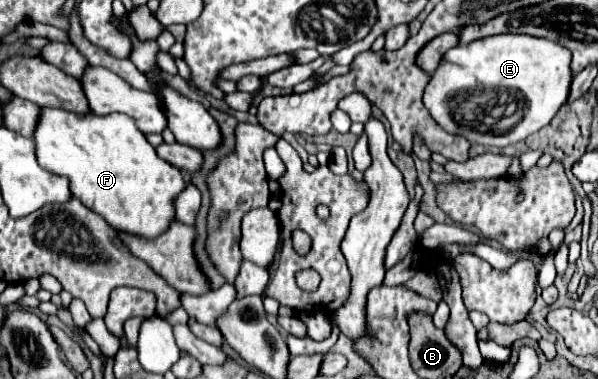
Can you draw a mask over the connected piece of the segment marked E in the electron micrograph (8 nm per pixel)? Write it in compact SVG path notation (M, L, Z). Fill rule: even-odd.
M492 35L468 45L456 45L444 53L438 69L430 75L430 81L424 87L424 105L444 131L464 135L470 143L508 147L550 123L568 99L570 81L570 51L562 45L532 35Z

